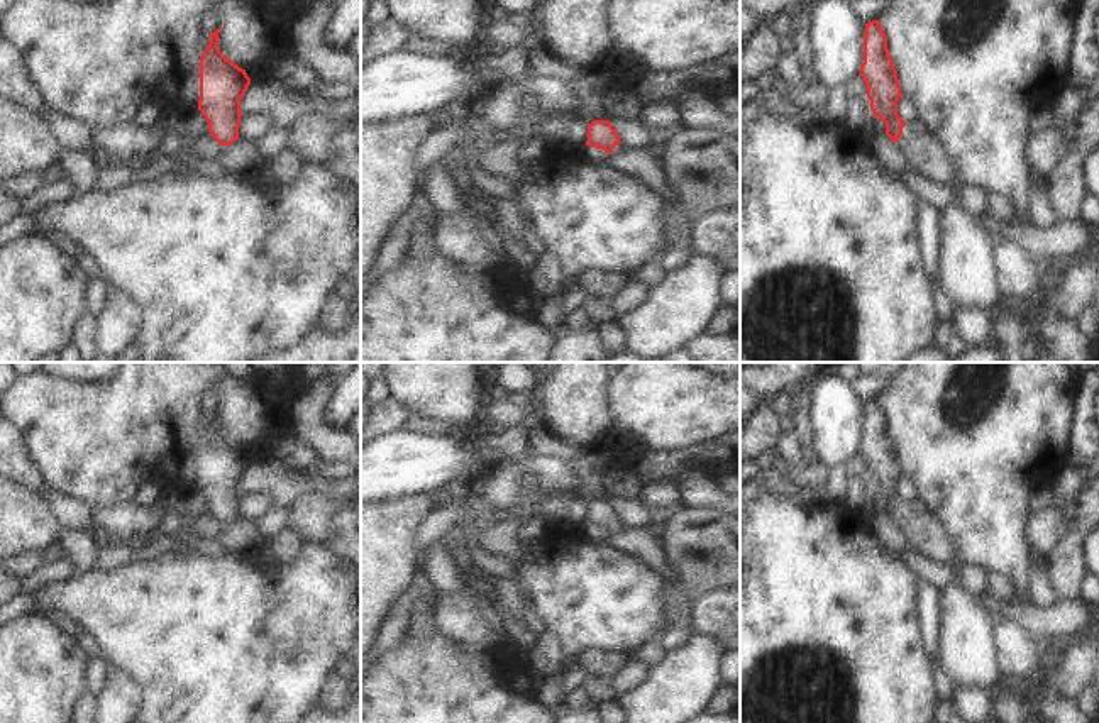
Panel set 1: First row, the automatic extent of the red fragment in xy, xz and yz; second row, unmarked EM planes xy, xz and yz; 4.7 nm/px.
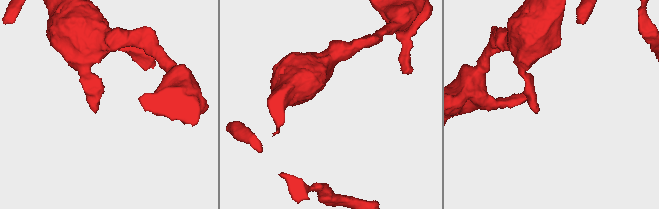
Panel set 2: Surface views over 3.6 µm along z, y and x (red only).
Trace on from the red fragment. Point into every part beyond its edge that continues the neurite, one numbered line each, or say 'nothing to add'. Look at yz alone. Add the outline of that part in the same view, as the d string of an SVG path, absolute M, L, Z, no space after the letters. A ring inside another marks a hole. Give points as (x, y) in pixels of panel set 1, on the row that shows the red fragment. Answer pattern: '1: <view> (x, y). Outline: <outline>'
1: yz (922, 151). Outline: M909 124L896 142L904 154L908 166L933 183L957 188L962 181L948 151L928 132L913 134Z

